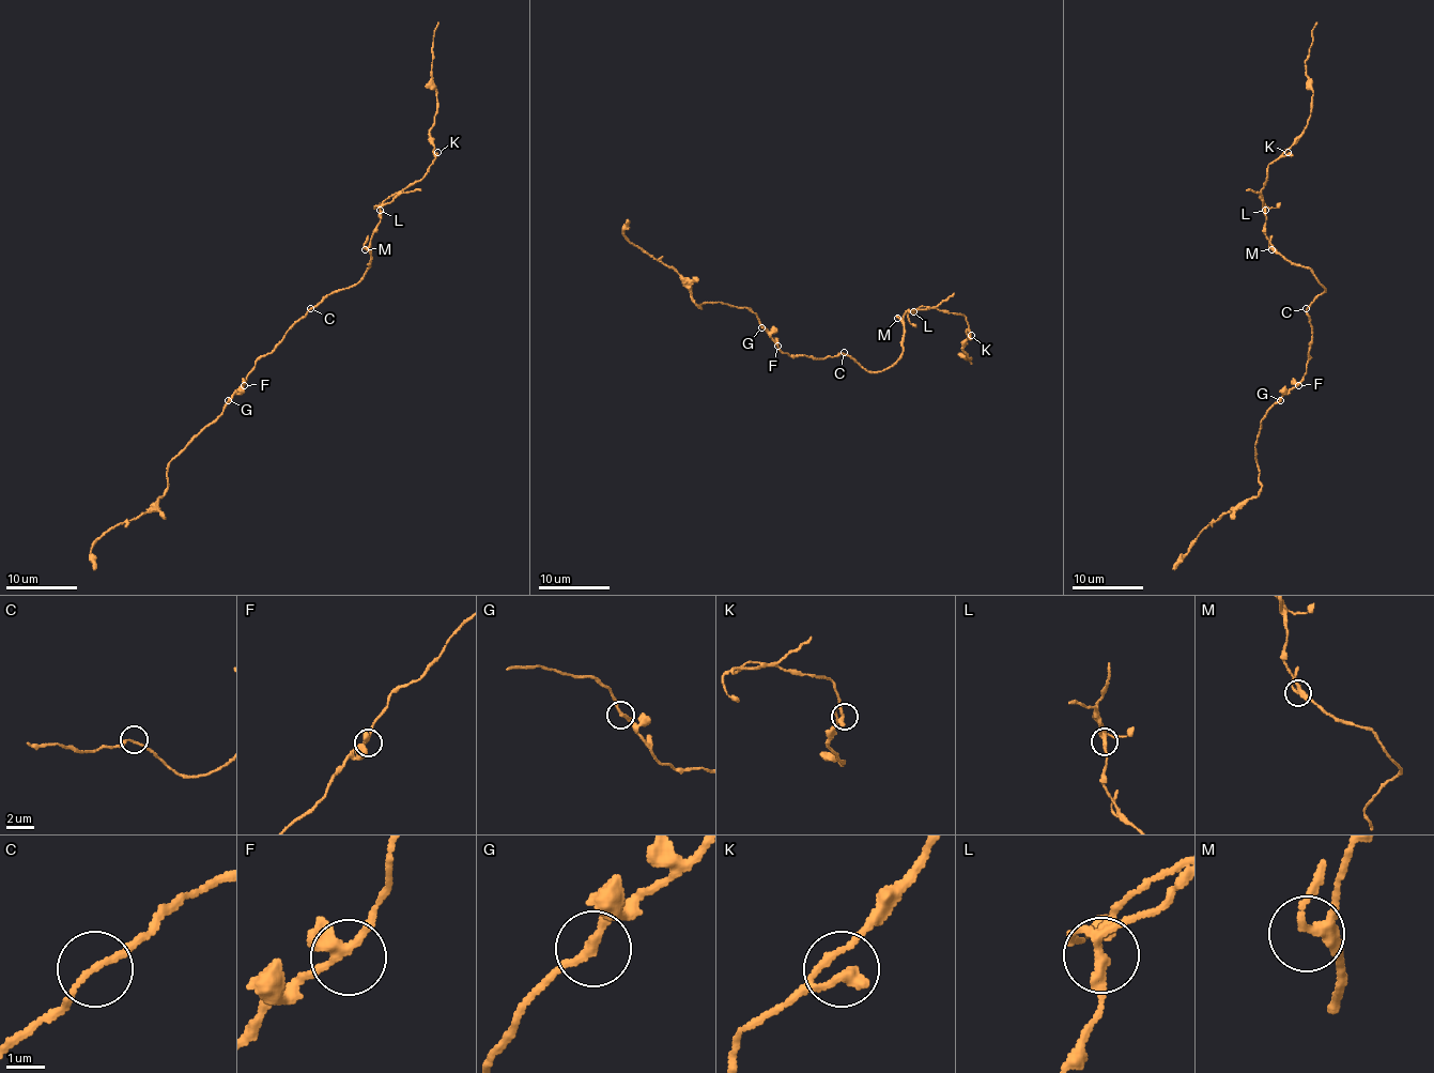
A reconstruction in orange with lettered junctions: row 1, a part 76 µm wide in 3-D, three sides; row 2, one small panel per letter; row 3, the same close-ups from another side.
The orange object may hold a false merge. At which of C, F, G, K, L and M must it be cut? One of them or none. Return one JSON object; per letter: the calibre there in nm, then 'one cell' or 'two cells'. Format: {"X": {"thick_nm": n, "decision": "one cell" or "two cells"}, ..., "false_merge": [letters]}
{"C": {"thick_nm": 150, "decision": "one cell"}, "F": {"thick_nm": 320, "decision": "one cell"}, "G": {"thick_nm": 240, "decision": "one cell"}, "K": {"thick_nm": 260, "decision": "one cell"}, "L": {"thick_nm": 220, "decision": "one cell"}, "M": {"thick_nm": 240, "decision": "one cell"}, "false_merge": []}

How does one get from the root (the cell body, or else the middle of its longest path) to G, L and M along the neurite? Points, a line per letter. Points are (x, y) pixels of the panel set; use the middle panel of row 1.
G: (844, 354), (828, 357), (790, 356), (761, 327)
L: (844, 354), (873, 372), (889, 368), (903, 352), (903, 317), (907, 311), (913, 311)
M: (844, 354), (873, 372), (889, 368), (903, 352), (903, 322), (897, 318)

